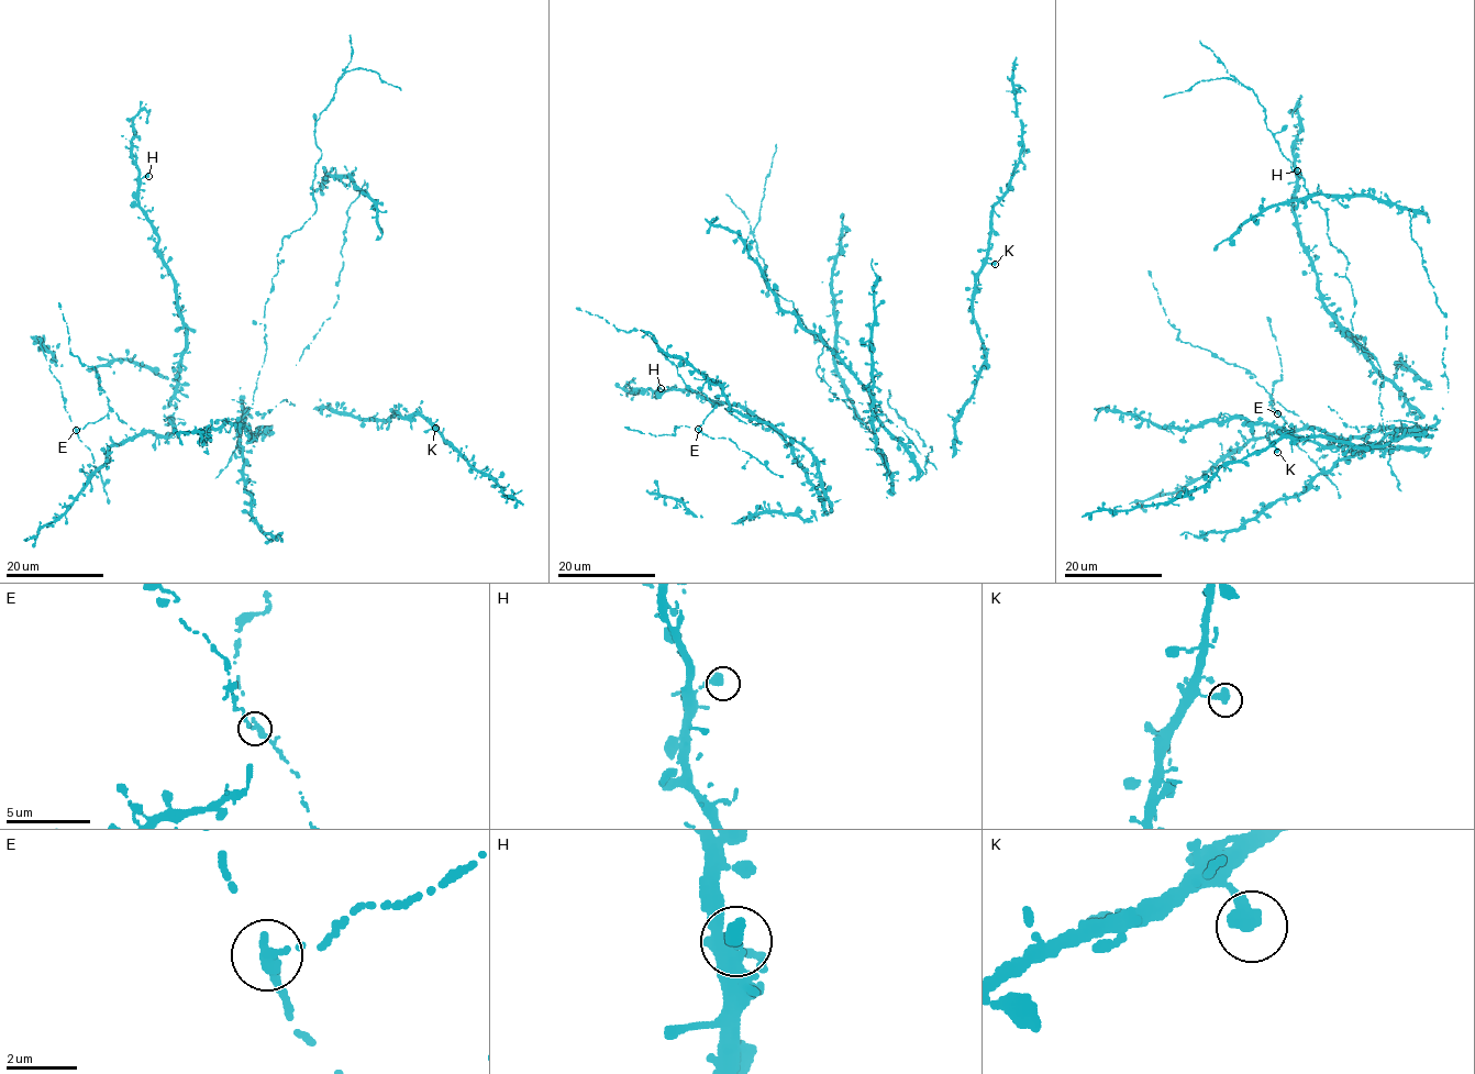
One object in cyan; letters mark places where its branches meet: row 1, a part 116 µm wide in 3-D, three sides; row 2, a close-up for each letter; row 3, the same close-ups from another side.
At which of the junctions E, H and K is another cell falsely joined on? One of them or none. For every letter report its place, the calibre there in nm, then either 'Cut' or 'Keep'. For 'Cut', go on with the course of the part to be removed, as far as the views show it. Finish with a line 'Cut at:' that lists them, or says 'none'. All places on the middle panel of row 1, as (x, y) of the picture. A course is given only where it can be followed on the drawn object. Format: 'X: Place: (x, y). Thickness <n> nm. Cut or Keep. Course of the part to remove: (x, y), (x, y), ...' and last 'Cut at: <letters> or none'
E: Place: (698, 429). Thickness 440 nm. Cut. Course of the part to remove: (698, 429), (714, 406), (701, 392), (685, 385), (677, 368), (647, 335), (640, 330), (621, 330), (576, 307)
H: Place: (661, 388). Thickness 440 nm. Keep
K: Place: (995, 264). Thickness 440 nm. Keep
Cut at: E

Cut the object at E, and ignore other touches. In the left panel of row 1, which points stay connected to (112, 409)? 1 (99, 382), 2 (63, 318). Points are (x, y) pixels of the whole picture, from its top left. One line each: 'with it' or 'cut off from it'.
1: with it
2: with it

